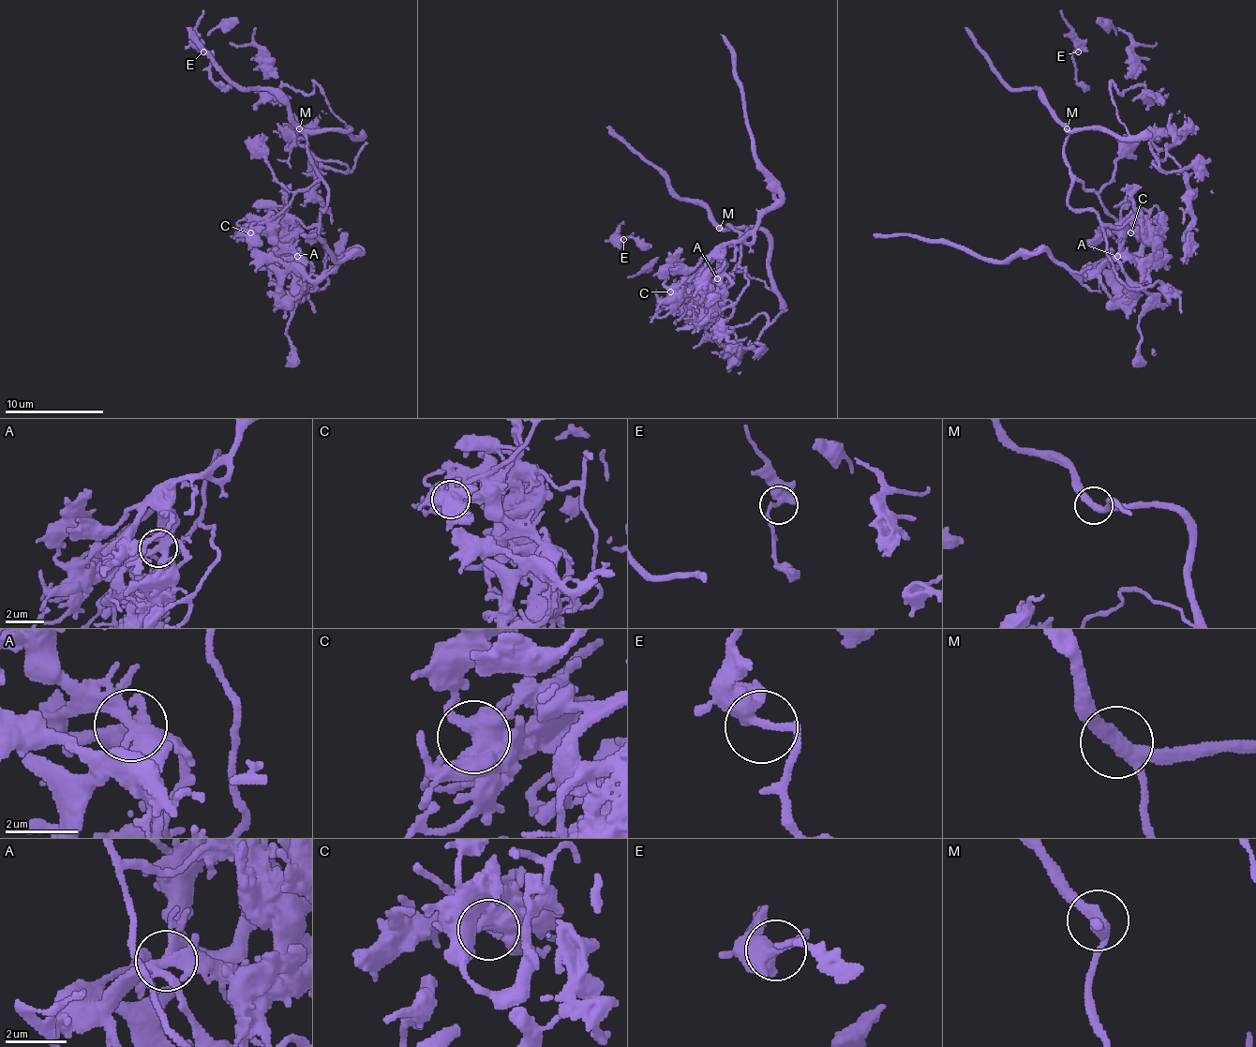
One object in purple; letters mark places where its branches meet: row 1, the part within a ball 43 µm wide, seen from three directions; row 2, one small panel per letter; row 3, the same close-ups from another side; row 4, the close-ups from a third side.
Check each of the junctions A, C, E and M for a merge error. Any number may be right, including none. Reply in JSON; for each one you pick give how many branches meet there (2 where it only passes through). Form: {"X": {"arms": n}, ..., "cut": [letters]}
{"A": {"arms": 6}, "cut": ["A"]}

